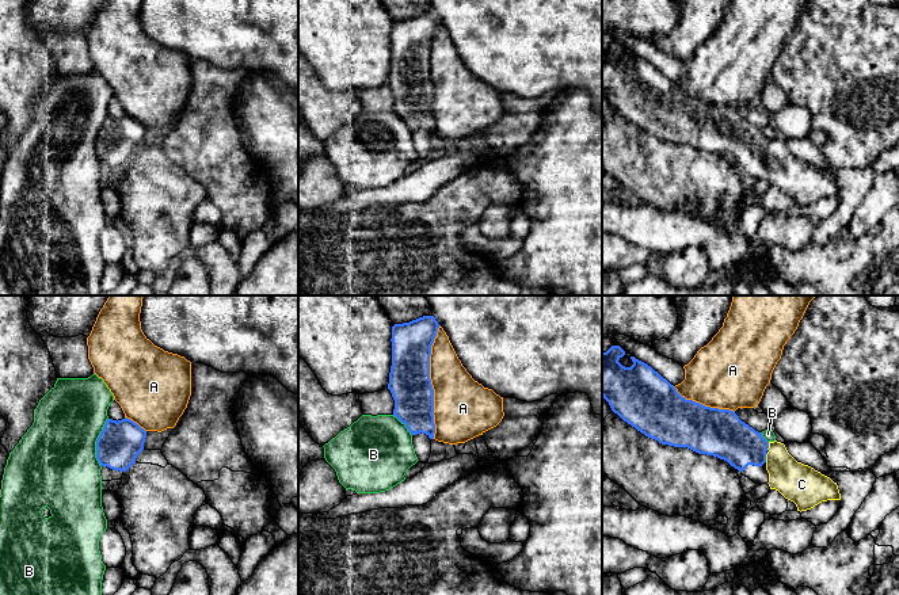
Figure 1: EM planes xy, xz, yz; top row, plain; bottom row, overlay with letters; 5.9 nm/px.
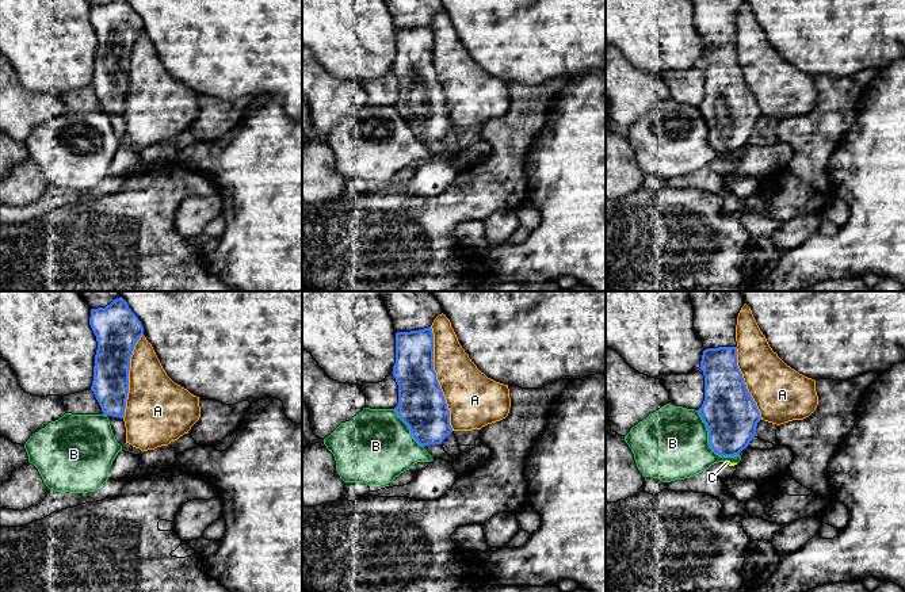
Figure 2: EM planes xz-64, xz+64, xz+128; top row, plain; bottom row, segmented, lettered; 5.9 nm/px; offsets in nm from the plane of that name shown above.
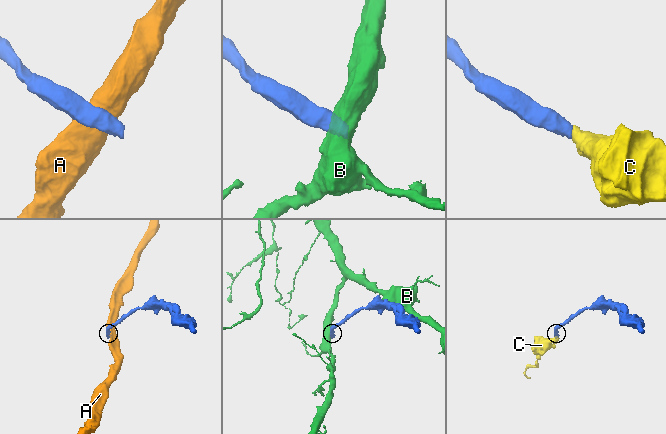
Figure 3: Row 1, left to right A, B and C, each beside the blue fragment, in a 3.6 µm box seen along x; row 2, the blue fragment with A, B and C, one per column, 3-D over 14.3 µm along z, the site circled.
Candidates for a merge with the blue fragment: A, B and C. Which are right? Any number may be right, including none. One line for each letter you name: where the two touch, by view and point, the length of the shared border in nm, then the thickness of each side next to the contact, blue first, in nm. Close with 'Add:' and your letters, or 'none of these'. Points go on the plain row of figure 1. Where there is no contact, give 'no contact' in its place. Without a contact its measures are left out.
C: meets blue in yz at (765, 153); contact 60 nm long; 260 nm thick on the blue side, 220 nm on the other
Add: C

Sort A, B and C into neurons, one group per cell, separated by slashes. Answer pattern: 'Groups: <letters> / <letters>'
Groups: A / B / C

